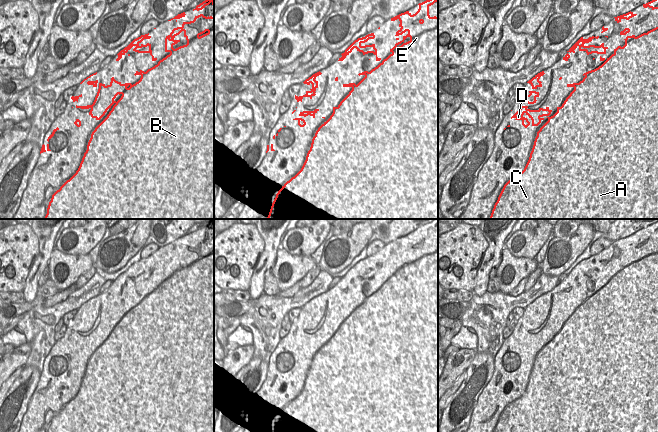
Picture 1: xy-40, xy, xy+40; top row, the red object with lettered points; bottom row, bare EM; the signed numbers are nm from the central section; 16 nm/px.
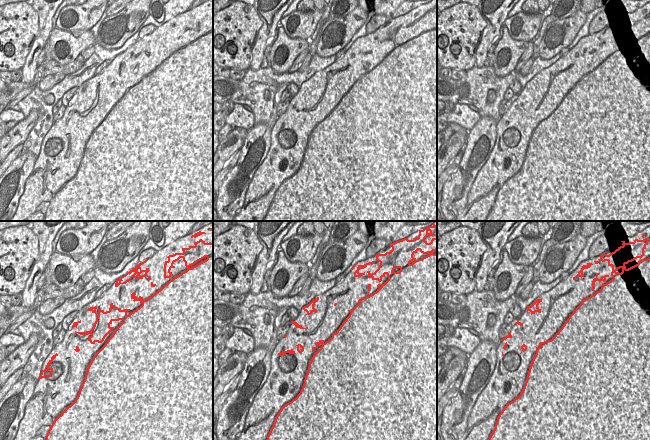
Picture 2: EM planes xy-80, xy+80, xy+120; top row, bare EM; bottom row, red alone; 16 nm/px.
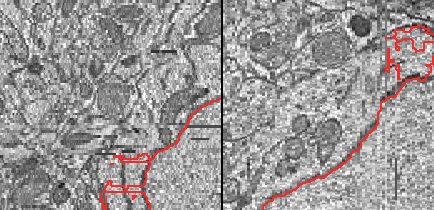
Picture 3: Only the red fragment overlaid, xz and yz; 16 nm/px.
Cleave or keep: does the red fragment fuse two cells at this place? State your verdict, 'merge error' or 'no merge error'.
no merge error

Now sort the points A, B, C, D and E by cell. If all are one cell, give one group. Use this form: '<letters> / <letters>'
A B C D E

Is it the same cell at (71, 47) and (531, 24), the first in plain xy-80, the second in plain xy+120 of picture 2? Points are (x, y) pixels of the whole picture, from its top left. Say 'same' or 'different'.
different

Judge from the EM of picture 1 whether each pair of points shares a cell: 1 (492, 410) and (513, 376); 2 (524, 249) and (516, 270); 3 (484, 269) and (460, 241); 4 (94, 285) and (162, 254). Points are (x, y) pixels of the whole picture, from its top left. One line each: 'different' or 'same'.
1: same
2: different
3: different
4: different

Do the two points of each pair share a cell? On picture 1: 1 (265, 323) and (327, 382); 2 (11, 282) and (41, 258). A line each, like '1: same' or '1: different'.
1: different
2: different

